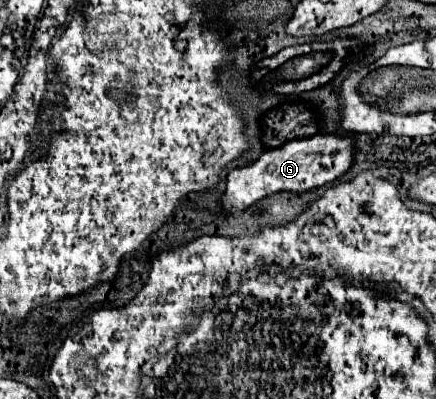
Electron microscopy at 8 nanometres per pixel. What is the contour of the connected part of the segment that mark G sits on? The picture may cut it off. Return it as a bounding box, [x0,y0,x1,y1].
[223,133,355,211]

